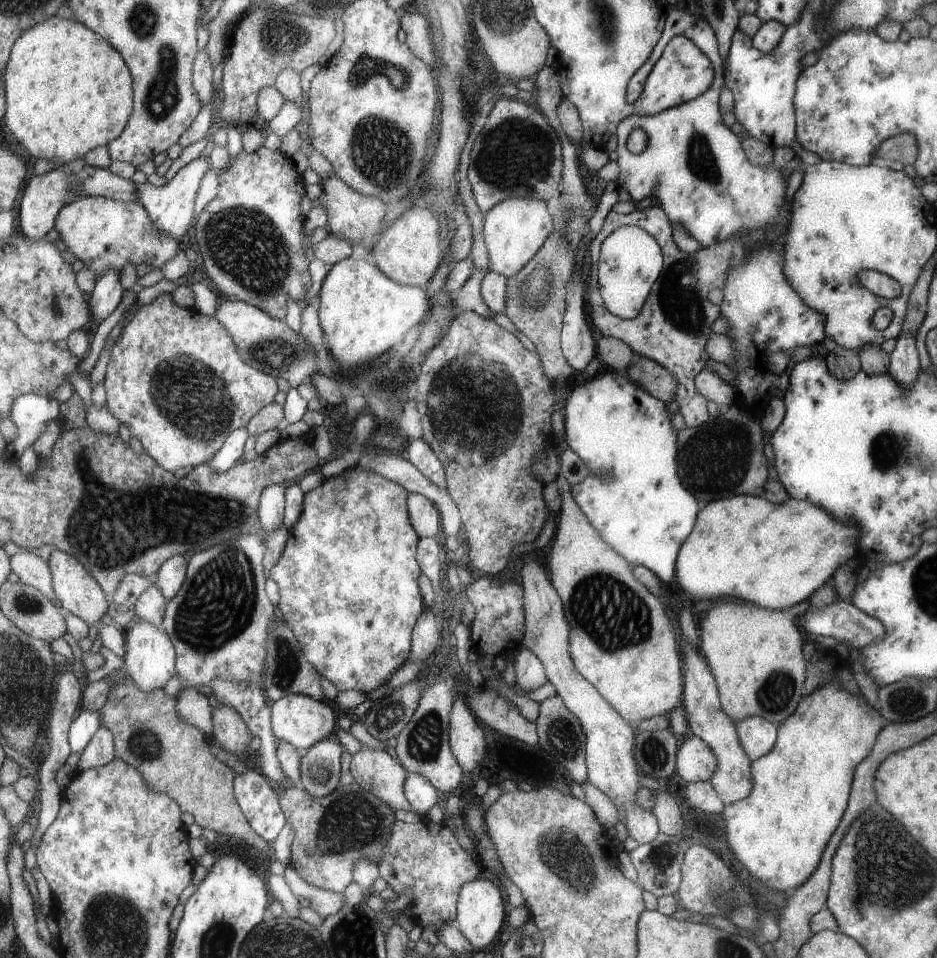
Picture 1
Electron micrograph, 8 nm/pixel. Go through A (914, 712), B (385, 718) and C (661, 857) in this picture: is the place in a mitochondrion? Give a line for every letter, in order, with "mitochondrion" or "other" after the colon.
A: mitochondrion
B: mitochondrion
C: mitochondrion

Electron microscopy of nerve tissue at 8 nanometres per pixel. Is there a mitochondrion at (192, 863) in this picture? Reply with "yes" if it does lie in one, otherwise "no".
no

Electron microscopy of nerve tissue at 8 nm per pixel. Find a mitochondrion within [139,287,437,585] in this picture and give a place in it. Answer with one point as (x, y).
(192, 398)

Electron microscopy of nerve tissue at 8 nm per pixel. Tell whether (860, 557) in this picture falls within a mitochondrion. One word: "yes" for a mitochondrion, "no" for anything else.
no

